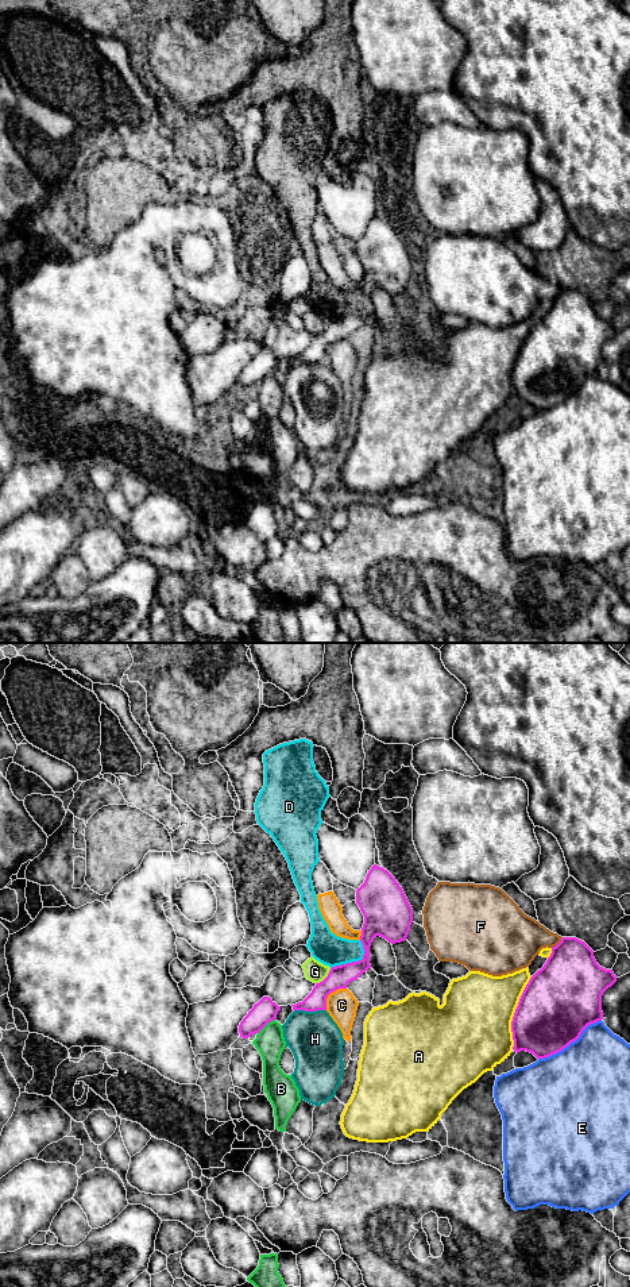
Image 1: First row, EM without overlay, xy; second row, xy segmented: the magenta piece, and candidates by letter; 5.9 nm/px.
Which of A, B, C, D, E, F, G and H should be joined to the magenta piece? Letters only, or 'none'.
none

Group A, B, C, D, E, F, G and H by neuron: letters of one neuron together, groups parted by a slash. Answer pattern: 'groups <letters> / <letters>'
groups A / B / C / D / E / F / G / H

